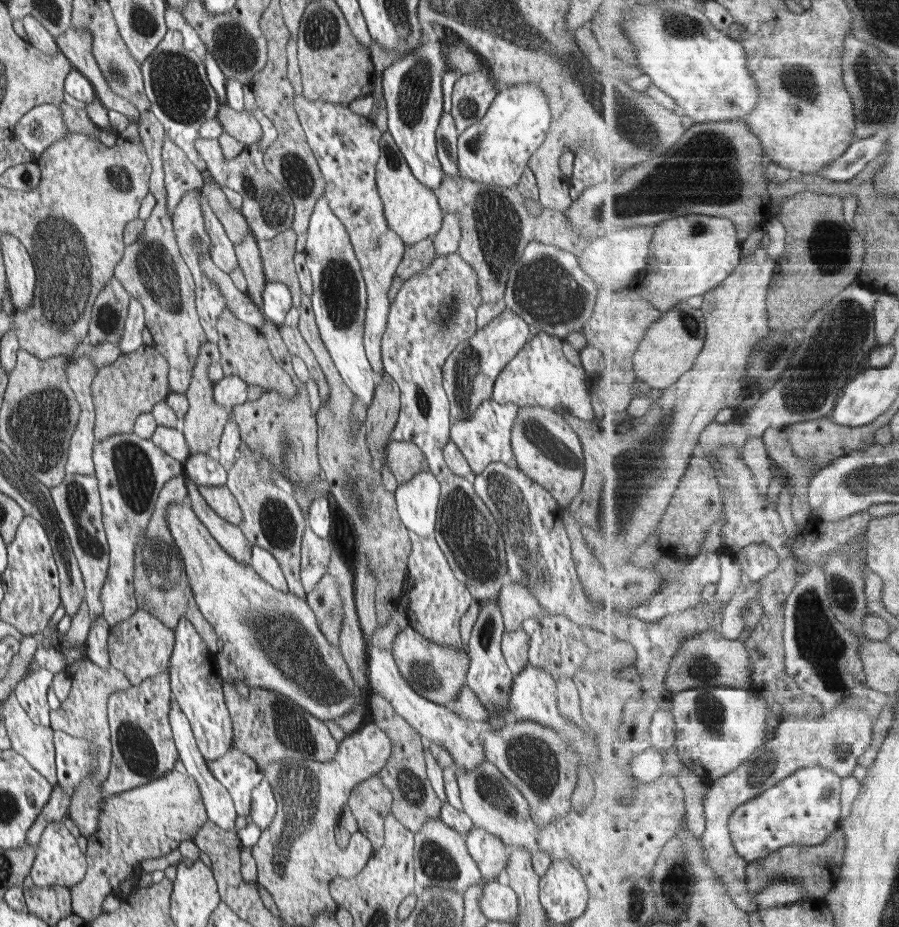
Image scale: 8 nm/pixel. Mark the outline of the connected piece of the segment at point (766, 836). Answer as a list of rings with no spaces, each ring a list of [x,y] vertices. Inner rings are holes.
[[[823,766],[803,768],[780,784],[744,804],[734,812],[730,822],[740,854],[748,860],[765,859],[773,852],[792,844],[820,845],[841,829],[842,785],[845,779]]]

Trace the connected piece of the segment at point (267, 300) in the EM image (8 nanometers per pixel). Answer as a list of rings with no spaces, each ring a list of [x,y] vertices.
[[[267,282],[262,293],[263,314],[278,327],[284,323],[288,311],[293,307],[290,289],[280,282]]]

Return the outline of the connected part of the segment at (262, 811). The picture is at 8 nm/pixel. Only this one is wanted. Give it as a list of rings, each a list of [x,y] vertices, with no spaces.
[[[266,777],[252,791],[252,803],[250,803],[250,816],[260,830],[268,829],[273,822],[278,809],[278,803],[273,791],[273,786]]]

